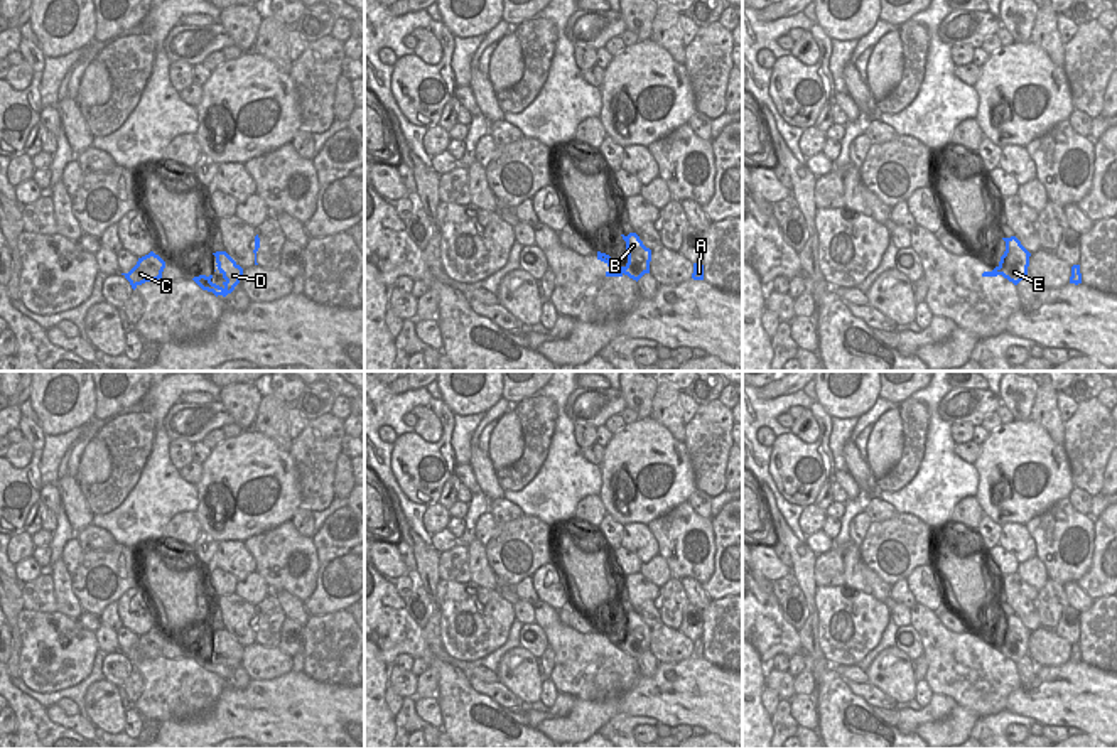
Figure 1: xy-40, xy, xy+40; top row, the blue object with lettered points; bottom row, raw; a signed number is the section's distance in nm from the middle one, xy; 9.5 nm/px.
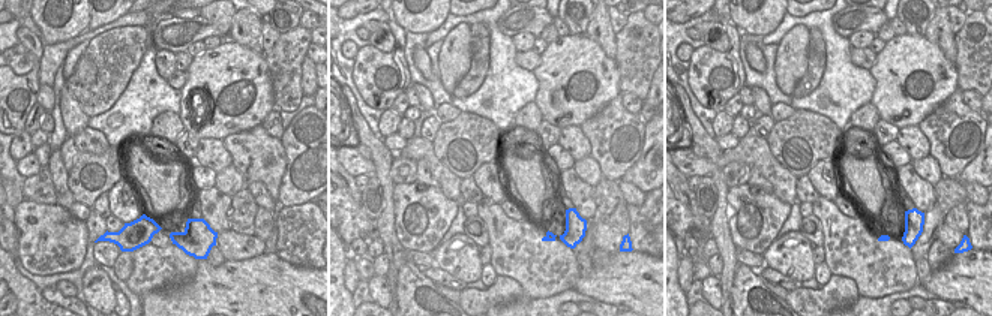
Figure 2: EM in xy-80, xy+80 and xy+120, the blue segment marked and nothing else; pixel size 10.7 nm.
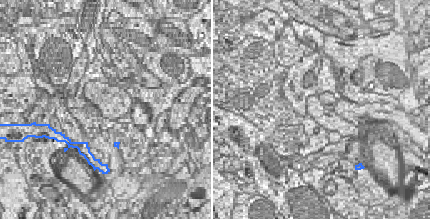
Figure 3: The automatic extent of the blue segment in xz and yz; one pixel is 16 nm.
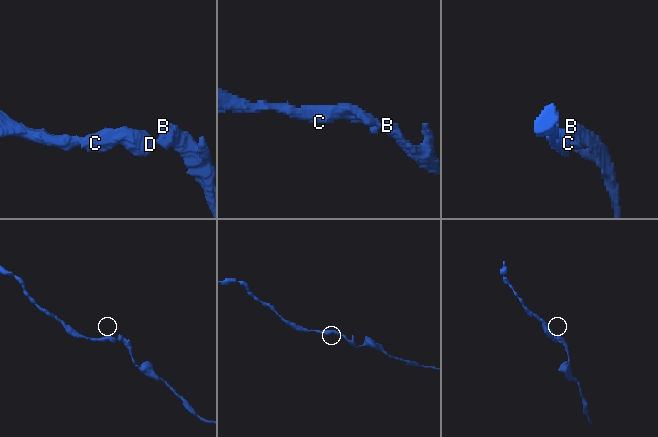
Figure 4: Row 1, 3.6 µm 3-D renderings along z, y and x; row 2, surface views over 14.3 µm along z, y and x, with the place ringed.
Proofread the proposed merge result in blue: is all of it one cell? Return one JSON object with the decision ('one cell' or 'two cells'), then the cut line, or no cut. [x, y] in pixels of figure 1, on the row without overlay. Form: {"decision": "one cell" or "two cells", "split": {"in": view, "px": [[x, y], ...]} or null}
{"decision": "one cell", "split": null}

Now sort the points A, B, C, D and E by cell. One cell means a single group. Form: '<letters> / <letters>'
A B C D E

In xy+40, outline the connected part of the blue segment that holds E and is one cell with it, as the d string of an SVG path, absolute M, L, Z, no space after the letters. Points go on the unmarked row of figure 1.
M1016 614L1002 616L1006 619L1006 629L1001 634L999 643L992 649L984 649L982 655L1002 653L1014 663L1028 655L1031 631L1021 622Z

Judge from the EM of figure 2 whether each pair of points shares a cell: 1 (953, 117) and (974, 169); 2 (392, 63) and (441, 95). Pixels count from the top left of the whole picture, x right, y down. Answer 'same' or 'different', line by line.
1: different
2: different

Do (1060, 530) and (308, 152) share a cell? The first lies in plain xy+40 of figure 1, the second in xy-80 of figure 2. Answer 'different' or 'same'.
different

